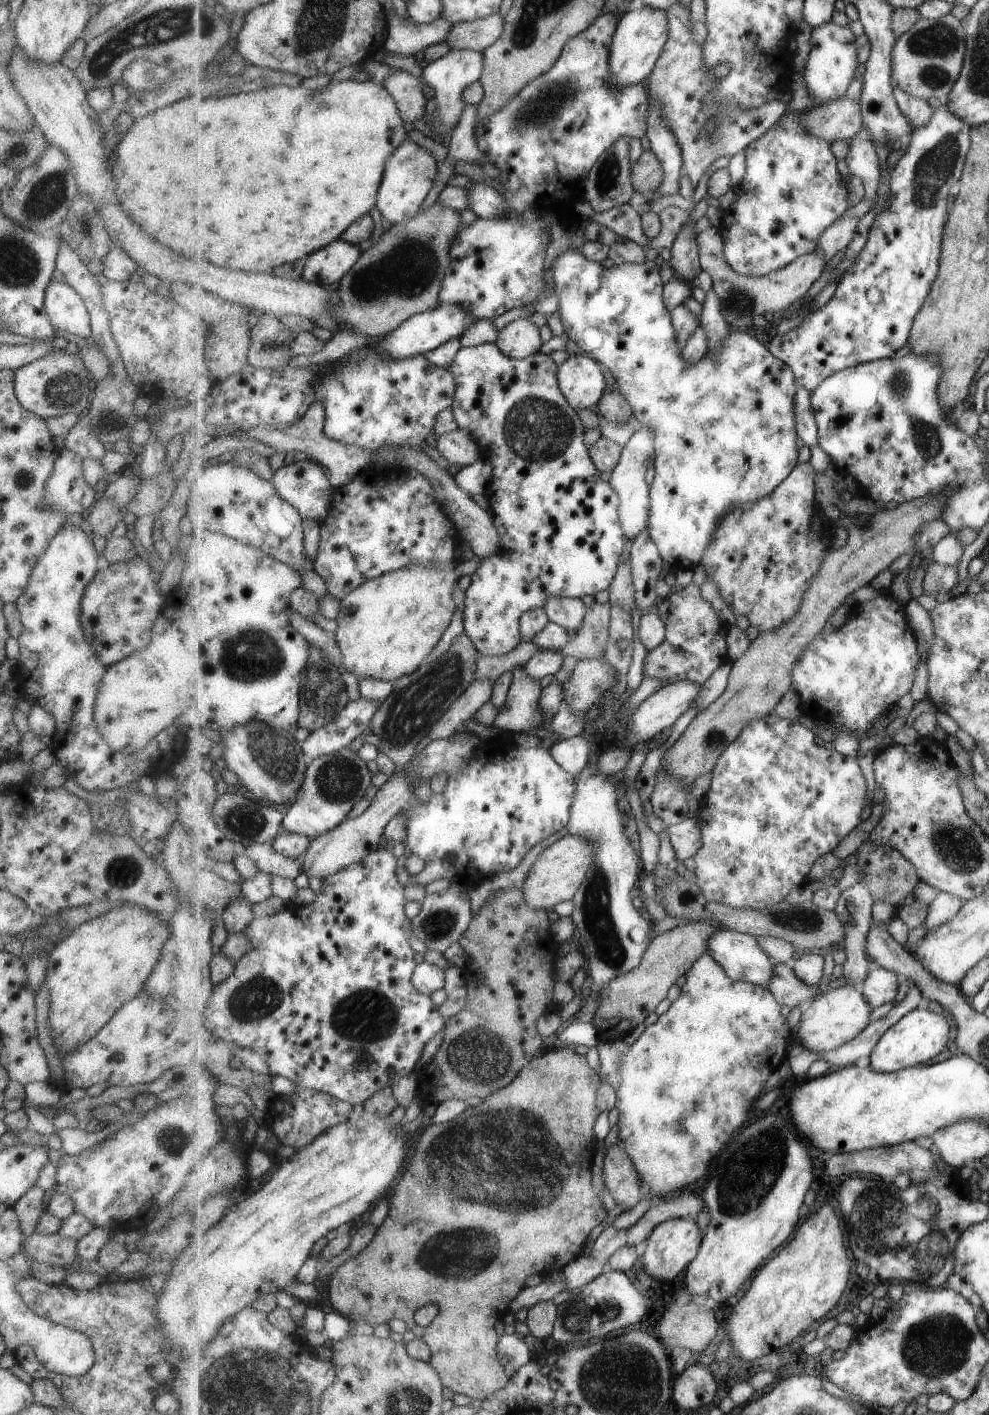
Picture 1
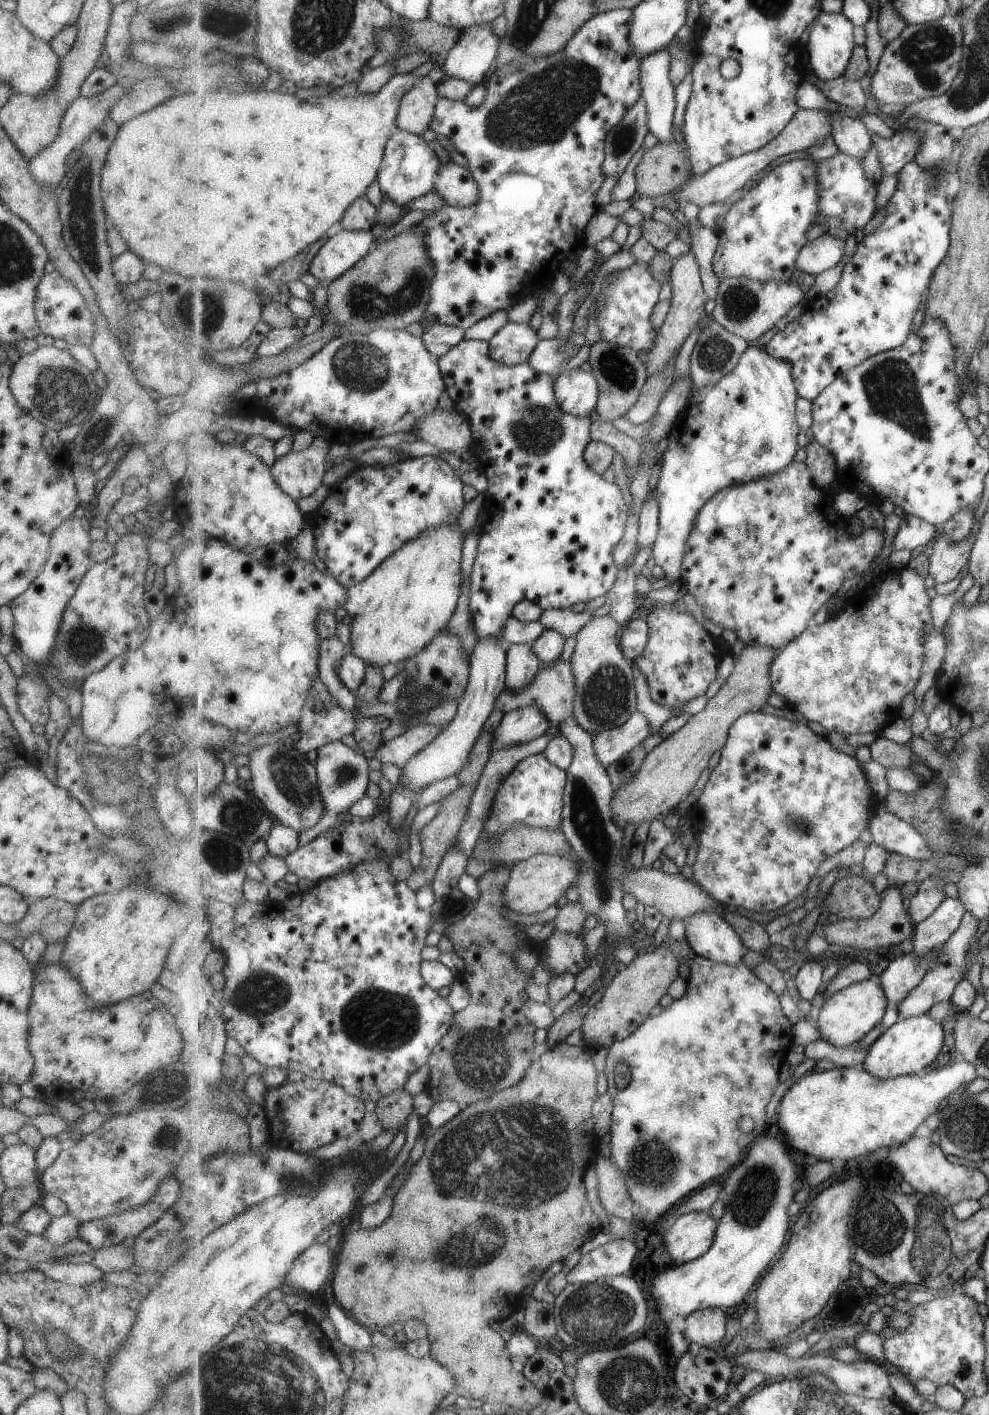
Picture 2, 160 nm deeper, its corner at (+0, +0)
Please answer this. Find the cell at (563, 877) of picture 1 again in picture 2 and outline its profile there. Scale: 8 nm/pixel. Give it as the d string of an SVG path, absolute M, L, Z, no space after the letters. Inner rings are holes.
M539 853L524 861L518 862L512 868L509 882L504 890L505 905L512 911L521 914L541 914L553 904L561 904L567 888L577 881L579 872L577 863L561 855Z

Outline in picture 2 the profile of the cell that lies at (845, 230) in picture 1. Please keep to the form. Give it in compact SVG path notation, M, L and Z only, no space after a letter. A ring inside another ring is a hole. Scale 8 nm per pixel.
M821 235L808 242L799 253L796 270L817 276L840 263L845 254L845 241Z

